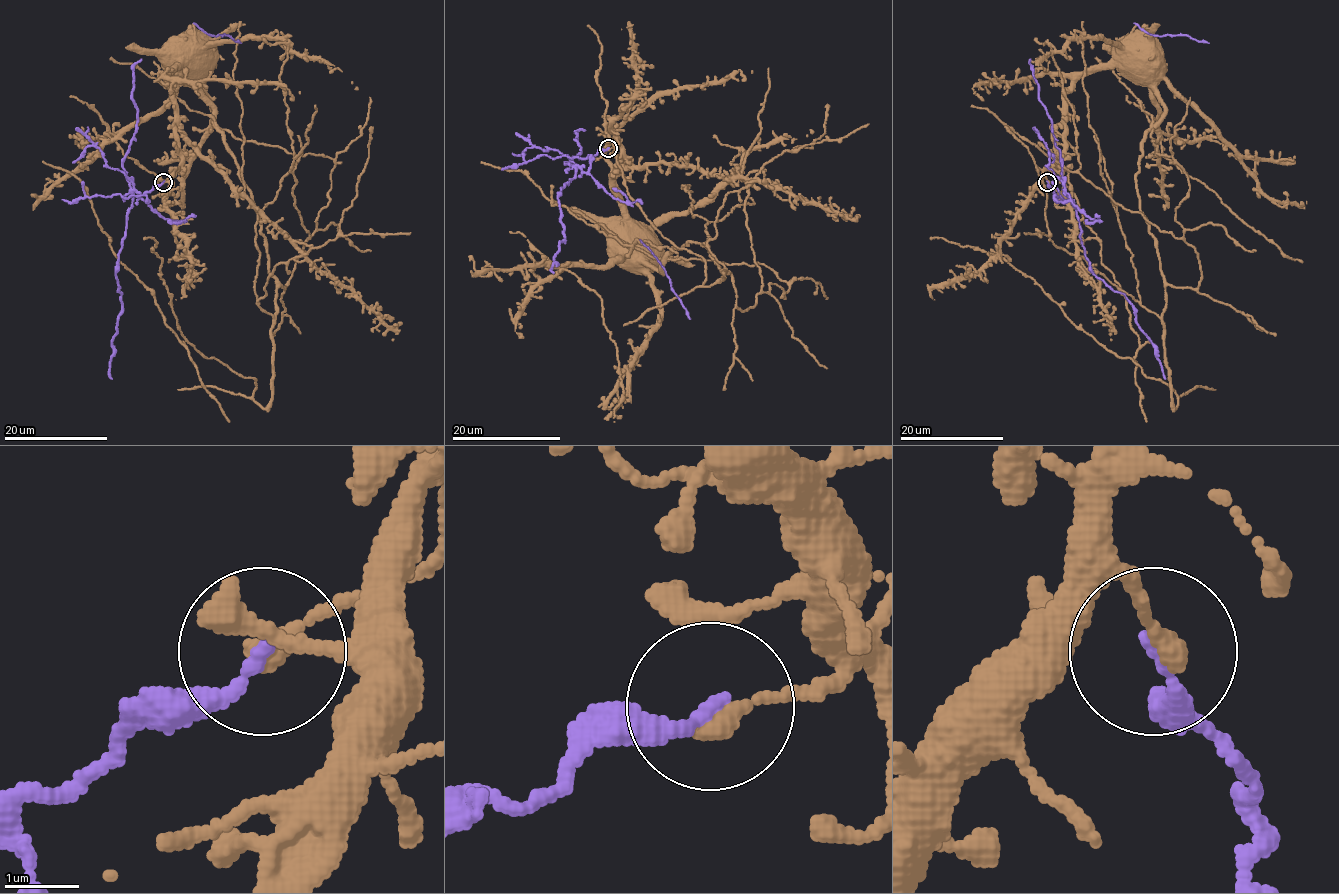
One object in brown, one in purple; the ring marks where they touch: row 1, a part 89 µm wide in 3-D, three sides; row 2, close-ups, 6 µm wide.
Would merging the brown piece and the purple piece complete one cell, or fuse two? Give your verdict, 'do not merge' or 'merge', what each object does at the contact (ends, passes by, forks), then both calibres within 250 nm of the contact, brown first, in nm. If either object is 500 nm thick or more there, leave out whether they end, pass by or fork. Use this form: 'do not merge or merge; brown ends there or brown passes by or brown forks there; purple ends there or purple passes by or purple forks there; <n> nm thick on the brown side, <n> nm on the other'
do not merge; brown ends there; purple ends there; 320 nm thick on the brown side, 190 nm on the other

